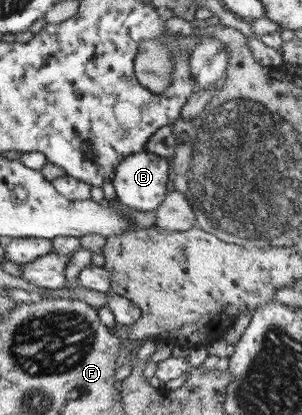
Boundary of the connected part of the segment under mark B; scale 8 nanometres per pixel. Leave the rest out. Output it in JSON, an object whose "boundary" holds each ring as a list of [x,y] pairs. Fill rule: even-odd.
{"boundary":[[[141,151],[126,156],[114,168],[111,183],[116,192],[116,200],[120,205],[146,213],[158,209],[167,194],[168,162],[166,158],[147,151]]]}

